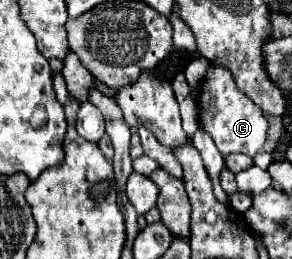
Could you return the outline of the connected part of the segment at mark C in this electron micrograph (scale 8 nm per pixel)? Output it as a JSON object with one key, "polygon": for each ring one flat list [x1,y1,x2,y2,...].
{"polygon":[[220,66,208,68,202,86,204,86,204,94,200,94,200,102,198,102,200,126,208,134,212,134,222,156,242,152,254,158,262,150,268,130,268,120,264,118,262,110,242,90,238,90,232,74]]}

